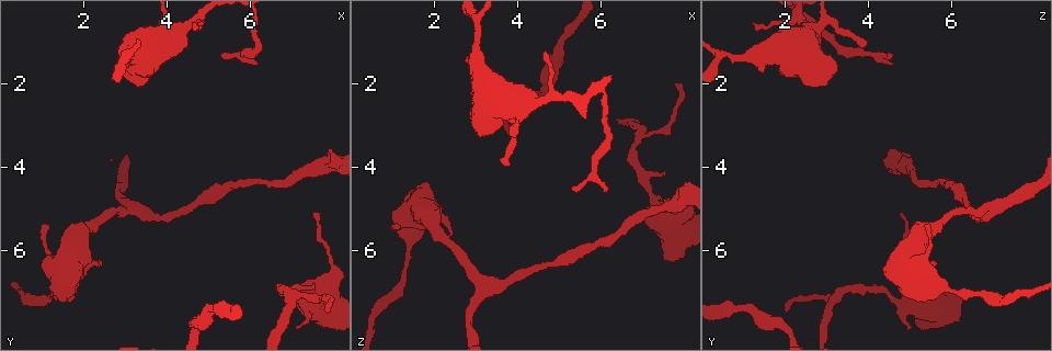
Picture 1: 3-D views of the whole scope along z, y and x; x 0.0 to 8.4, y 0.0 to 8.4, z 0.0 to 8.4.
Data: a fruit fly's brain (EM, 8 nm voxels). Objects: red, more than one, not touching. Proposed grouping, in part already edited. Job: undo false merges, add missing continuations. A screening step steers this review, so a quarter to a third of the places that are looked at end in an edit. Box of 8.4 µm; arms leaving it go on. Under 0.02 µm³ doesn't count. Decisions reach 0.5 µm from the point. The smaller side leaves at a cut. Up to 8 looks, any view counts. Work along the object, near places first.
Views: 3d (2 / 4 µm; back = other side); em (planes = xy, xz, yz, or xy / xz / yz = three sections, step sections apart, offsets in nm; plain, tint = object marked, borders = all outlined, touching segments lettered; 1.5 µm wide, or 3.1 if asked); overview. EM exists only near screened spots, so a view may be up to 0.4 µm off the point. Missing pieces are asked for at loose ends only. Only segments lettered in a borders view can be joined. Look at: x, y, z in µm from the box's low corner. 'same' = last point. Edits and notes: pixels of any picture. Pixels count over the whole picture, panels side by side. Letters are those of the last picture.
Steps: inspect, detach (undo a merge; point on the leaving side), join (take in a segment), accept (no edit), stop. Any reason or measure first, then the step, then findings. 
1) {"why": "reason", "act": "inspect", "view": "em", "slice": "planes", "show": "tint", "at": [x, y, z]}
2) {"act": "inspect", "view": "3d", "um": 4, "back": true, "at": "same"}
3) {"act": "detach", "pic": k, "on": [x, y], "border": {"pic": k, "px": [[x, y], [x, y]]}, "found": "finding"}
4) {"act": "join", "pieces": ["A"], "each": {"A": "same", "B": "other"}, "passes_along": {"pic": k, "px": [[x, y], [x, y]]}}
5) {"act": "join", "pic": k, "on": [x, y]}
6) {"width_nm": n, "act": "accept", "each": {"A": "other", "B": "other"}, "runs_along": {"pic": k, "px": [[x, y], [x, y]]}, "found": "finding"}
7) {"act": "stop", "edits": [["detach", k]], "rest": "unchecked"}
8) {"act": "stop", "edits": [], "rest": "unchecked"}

{"why": "calibre changes", "act": "inspect", "view": "3d", "um": 4, "at": [1.45, 6.95, 5.75]}

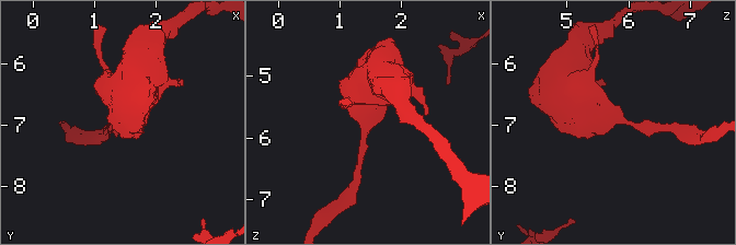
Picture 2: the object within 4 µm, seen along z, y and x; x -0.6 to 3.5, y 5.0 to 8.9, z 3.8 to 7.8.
{"why": "now the EM", "act": "inspect", "view": "em", "slice": "yz", "step": 4, "show": "plain", "at": [1.45, 6.90, 5.80]}

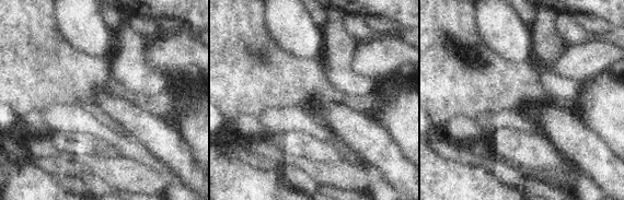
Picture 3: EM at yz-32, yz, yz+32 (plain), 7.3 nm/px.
{"act": "inspect", "view": "em", "slice": "yz", "step": 4, "show": "borders", "at": "same"}

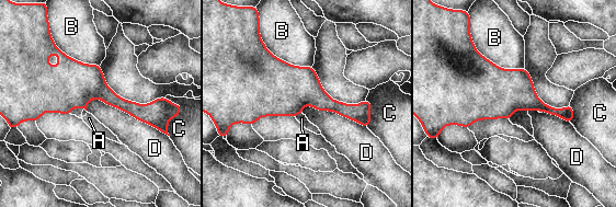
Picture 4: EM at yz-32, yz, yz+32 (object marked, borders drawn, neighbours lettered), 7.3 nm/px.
{"longest_contact_nm": ["D", 600], "act": "accept", "each": {"A": "other", "B": "other", "C": "other", "D": "other"}, "found": "one neuron here"}

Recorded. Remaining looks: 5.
{"why": "an open end", "act": "inspect", "view": "3d", "um": 2, "at": [7.05, 7.80, 5.00]}

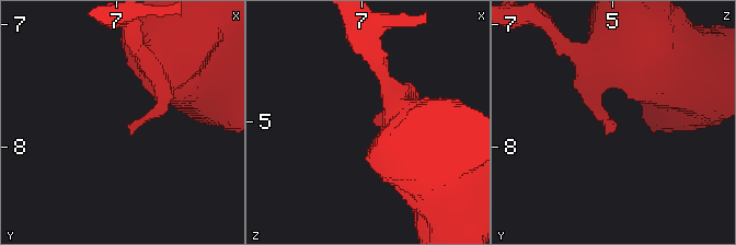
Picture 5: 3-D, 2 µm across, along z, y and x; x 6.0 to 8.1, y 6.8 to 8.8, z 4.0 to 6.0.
{"why": "shape alone is not enough", "act": "inspect", "view": "em", "slice": "planes", "show": "borders", "at": [7.06, 7.84, 4.96]}

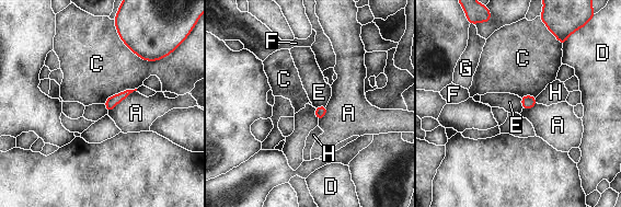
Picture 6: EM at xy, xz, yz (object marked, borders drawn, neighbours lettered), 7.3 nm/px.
{"longest_contact_nm": ["C", 400], "act": "accept", "each": {"A": "other", "C": "other", "D": "other", "E": "other", "F": "other", "G": "other", "H": "other"}, "found": "none of them fits"}

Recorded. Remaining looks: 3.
{"why": "tapers out", "act": "inspect", "view": "em", "slice": "xy", "step": 4, "show": "borders", "at": [7.75, 7.45, 2.00]}

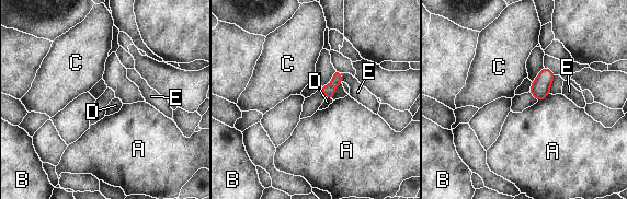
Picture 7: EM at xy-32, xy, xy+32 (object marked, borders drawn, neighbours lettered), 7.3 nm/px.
{"width_nm": 80, "act": "accept", "each": {"A": "other", "B": "other", "C": "other", "D": "other", "E": "other"}, "border": {"pic": 7, "px": [[327, 97], [331, 100]]}, "found": "none of them fits"}

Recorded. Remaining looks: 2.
{"act": "stop", "edits": [], "rest": "unchecked"}

